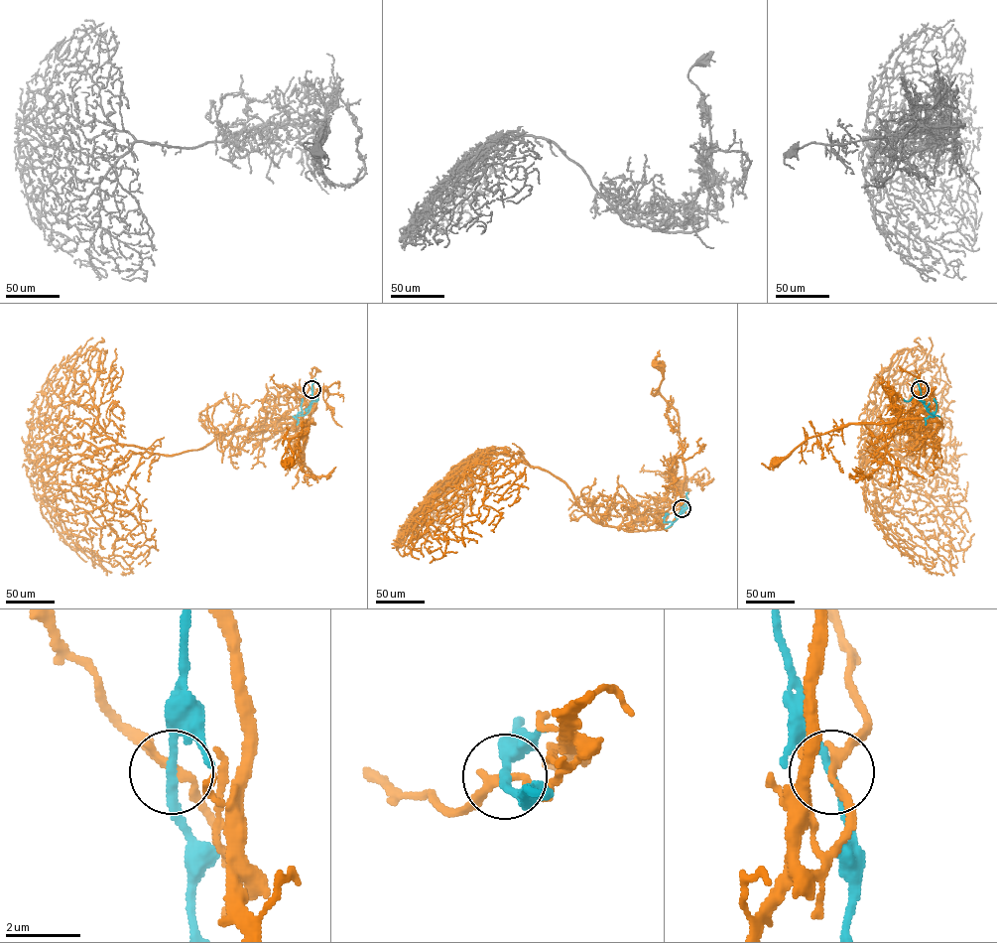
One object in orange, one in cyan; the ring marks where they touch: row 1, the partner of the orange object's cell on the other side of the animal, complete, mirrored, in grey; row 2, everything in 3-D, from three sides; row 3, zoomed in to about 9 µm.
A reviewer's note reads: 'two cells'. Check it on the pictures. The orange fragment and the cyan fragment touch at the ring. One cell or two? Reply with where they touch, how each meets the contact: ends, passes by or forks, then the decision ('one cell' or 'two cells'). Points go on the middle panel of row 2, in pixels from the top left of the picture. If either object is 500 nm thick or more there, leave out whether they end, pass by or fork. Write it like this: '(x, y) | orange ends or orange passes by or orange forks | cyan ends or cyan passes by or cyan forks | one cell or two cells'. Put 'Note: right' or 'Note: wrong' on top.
Note: wrong
(682, 508) | orange passes by | cyan passes by | one cell

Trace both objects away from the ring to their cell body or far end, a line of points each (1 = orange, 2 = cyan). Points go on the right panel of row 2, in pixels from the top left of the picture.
1: (920, 389), (913, 407), (901, 412), (898, 421), (844, 425), (809, 437), (789, 455), (774, 461)
2: (920, 389), (922, 402), (934, 414), (925, 419), (925, 425)

